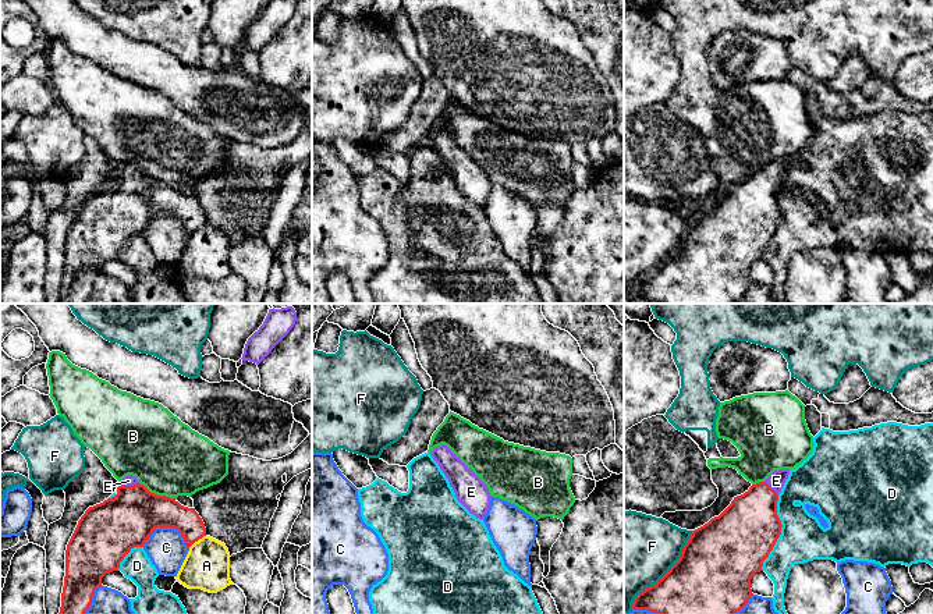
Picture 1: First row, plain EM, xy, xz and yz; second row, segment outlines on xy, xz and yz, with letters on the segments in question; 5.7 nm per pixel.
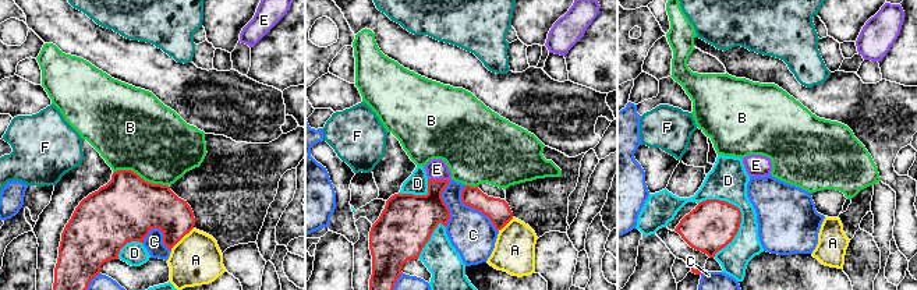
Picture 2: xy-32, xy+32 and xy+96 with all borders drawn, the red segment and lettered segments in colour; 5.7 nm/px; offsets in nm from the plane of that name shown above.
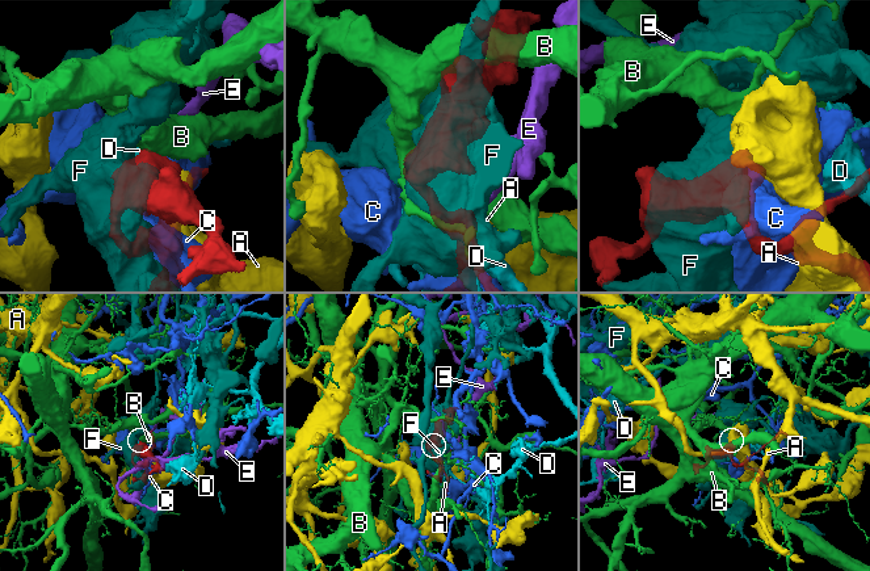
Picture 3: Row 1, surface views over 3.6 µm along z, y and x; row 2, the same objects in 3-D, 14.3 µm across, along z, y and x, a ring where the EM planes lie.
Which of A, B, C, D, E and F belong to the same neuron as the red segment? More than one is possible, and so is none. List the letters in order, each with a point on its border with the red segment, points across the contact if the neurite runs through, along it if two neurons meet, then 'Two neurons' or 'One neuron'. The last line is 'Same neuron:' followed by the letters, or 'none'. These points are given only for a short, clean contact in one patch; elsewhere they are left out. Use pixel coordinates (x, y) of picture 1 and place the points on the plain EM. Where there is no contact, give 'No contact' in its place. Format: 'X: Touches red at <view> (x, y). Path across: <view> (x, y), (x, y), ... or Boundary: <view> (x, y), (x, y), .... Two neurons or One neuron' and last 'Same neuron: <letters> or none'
A: Touches red at xy (197, 229). Two neurons
B: Touches red at xy (156, 183). Boundary: xy (139, 170), (151, 180), (174, 187). Two neurons
C: Touches red at xy (167, 215). Two neurons
D: Touches red at yz (780, 220). Two neurons
E: Touches red at xy (128, 174). Path across: xy (114, 215), (128, 201), (128, 174), (128, 169). One neuron
F: Touches red at yz (667, 261). Two neurons
Same neuron: E

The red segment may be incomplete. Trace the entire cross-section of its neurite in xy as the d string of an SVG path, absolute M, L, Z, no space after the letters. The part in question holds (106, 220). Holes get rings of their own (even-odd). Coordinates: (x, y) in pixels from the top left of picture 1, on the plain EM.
M132 163L125 164L117 175L117 182L100 192L89 195L65 238L65 265L58 304L84 304L89 297L95 278L102 274L102 266L118 259L120 251L134 235L143 235L156 216L177 217L189 237L206 224L206 216L195 199L181 194L175 187L150 181Z

